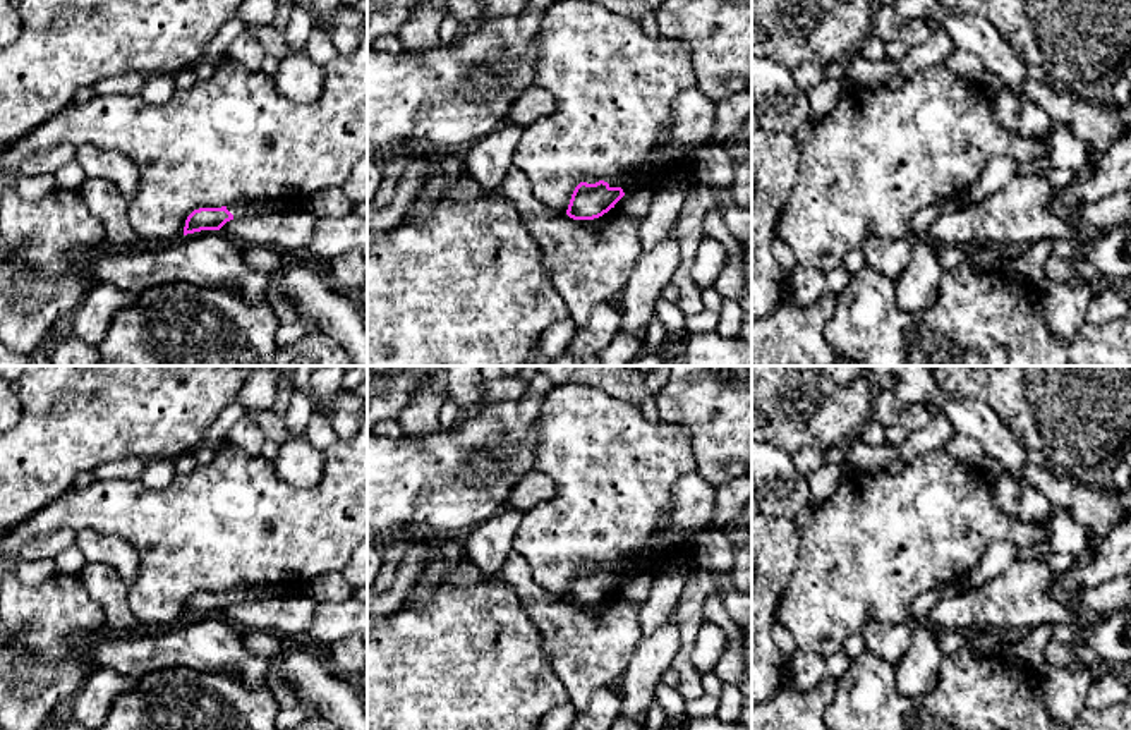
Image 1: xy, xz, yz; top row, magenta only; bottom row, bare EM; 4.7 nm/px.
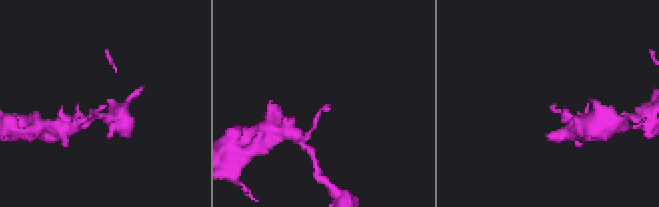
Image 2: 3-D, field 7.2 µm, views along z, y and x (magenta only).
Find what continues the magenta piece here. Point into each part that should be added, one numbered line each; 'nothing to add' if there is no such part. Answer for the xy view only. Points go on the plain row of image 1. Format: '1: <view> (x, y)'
1: xy (239, 595)

